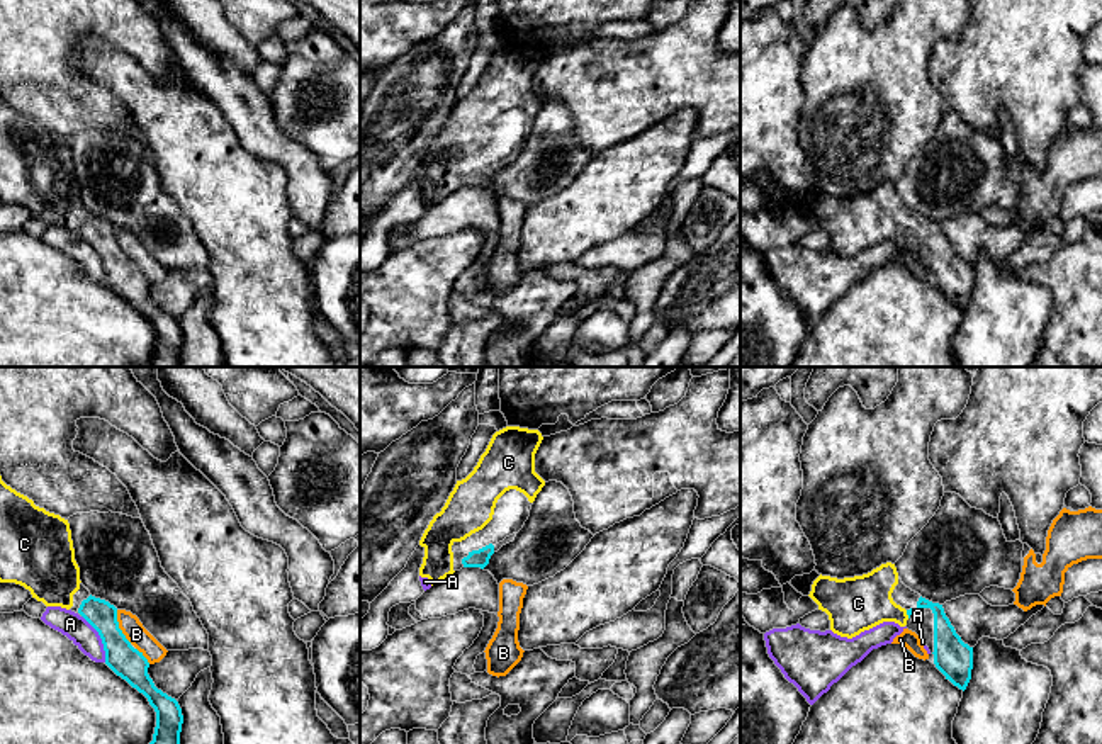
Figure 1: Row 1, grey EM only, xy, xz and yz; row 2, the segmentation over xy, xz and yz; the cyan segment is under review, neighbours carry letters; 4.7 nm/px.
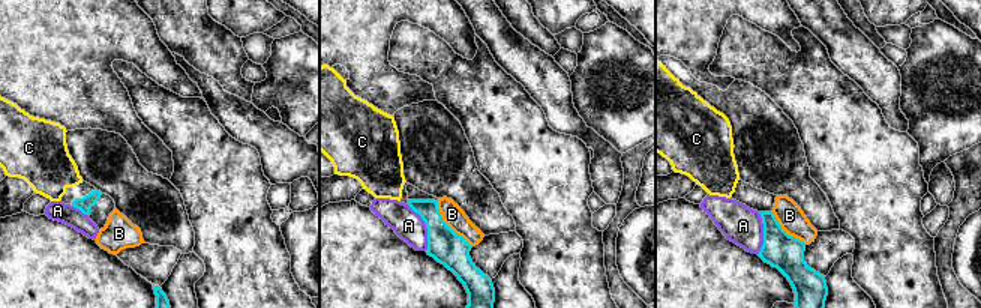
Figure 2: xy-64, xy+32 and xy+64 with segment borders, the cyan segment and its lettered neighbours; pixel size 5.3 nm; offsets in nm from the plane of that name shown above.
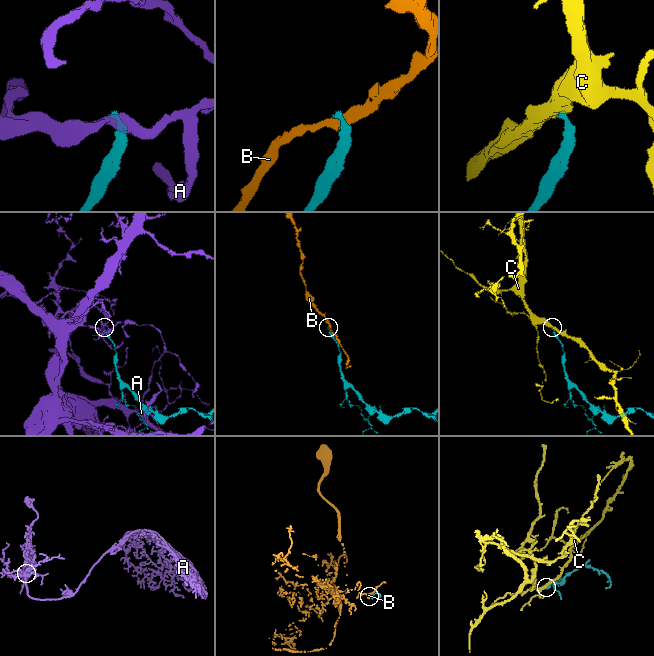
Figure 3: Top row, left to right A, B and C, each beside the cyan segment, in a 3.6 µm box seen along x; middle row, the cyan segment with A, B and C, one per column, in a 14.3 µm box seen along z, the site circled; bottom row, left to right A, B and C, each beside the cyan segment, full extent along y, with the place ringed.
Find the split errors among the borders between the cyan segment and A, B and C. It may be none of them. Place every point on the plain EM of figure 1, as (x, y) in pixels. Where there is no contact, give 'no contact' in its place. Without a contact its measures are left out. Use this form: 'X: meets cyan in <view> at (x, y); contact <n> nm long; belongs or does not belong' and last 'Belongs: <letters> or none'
A: meets cyan in xy at (101, 257); contact 260 nm long; does not belong
B: meets cyan in xy at (118, 247); contact 180 nm long; does not belong
C: meets cyan in yz at (907, 233); contact 40 nm long; belongs
Belongs: C

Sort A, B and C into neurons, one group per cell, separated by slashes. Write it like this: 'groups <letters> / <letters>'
groups A / B / C

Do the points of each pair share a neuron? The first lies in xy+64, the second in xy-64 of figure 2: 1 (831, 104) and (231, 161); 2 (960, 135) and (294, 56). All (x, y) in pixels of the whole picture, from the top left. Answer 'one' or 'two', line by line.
1: one
2: one

